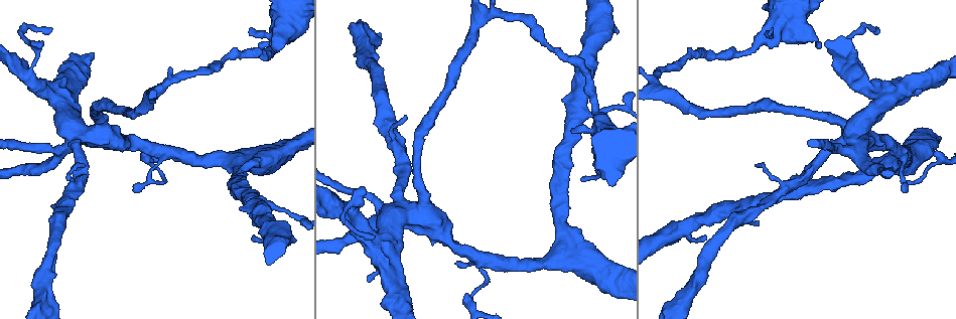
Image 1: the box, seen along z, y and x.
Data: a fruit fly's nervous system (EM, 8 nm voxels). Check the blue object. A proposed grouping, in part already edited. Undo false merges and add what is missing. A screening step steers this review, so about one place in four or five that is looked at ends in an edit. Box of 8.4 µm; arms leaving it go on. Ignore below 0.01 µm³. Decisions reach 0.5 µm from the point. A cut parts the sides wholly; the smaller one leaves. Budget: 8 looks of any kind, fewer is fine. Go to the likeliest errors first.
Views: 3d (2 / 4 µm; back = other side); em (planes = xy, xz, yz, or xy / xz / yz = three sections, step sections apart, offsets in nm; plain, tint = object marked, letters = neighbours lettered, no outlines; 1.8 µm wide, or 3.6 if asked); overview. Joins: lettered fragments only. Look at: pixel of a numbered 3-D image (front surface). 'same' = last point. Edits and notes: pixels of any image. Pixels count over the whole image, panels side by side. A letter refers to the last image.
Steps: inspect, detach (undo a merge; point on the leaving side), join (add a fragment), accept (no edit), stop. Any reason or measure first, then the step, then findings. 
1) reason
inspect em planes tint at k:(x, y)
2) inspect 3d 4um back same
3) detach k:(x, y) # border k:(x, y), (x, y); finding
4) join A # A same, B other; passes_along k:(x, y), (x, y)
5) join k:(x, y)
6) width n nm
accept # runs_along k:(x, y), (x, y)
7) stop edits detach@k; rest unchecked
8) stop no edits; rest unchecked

two arms at a narrow angle
inspect 3d 4um at 1:(85, 133)

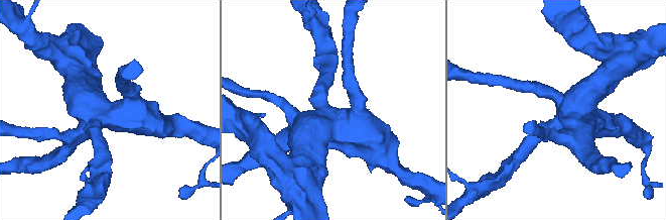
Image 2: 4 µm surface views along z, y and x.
shape alone is not enough
inspect em 3.6um planes tint at 2:(110, 114)

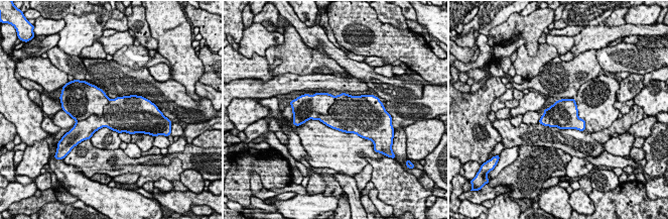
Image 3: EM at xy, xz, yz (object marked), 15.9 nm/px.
see the neighbours
inspect em 3.6um planes letters same

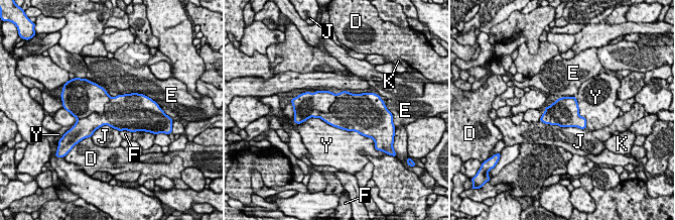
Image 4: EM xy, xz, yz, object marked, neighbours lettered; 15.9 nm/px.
width 460 nm
detach 4:(93, 98) # D other, E other, F other, J other, K other, Y other; border 4:(111, 98), (101, 114), (78, 119); a second cell is stuck on

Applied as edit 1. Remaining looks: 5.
see it whole again
inspect overview

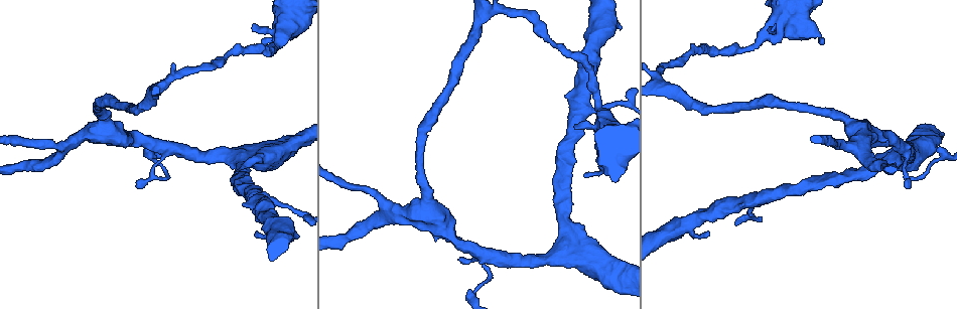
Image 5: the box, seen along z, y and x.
narrows sharply
inspect 3d 2um at 5:(231, 55)

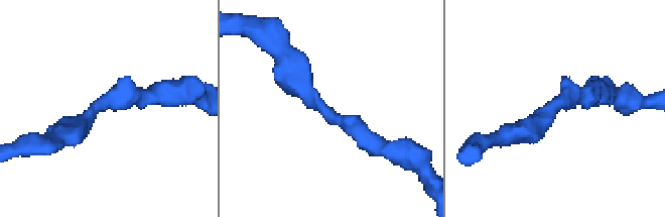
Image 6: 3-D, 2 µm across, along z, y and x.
arm_widths 190, 190 nm
inspect em planes letters at 6:(99, 105)

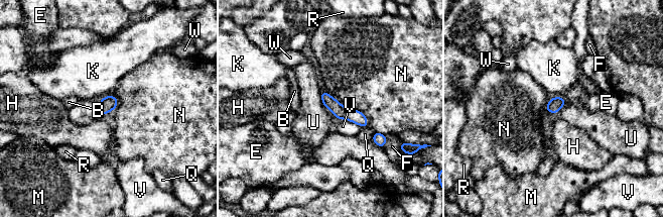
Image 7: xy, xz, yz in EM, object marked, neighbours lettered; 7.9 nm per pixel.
width 100 nm
accept # B other, E other, F other, H other, K other, M other, N other, Q other, R other, U other, V other, W other; continuous, no second cell

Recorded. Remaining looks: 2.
stop edits detach@4; rest unchecked

